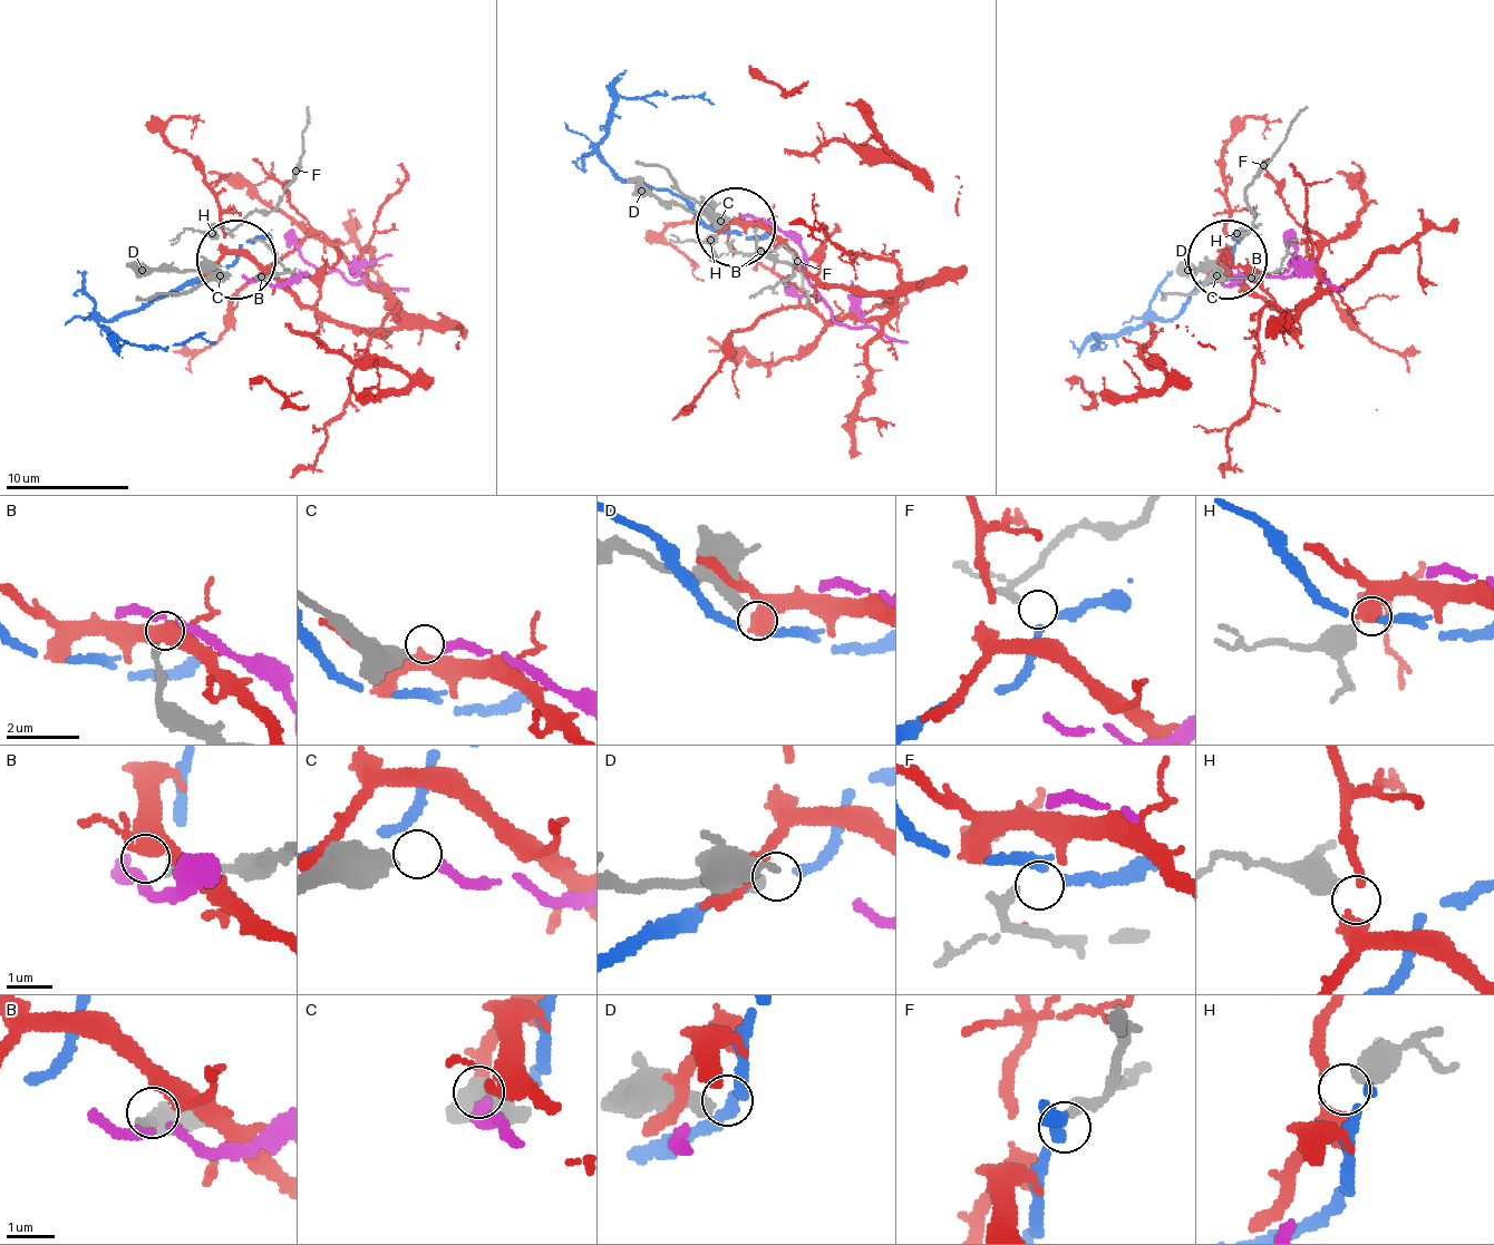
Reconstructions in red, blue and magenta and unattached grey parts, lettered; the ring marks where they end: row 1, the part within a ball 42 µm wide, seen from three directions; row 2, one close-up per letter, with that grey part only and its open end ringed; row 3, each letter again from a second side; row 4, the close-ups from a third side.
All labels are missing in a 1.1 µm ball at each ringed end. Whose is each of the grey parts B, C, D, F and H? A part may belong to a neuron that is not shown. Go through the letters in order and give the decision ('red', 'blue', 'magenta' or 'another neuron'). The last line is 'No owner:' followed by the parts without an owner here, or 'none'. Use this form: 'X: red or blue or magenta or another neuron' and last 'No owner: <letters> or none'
B: another neuron
C: magenta
D: another neuron
F: blue
H: red
No owner: B, D

